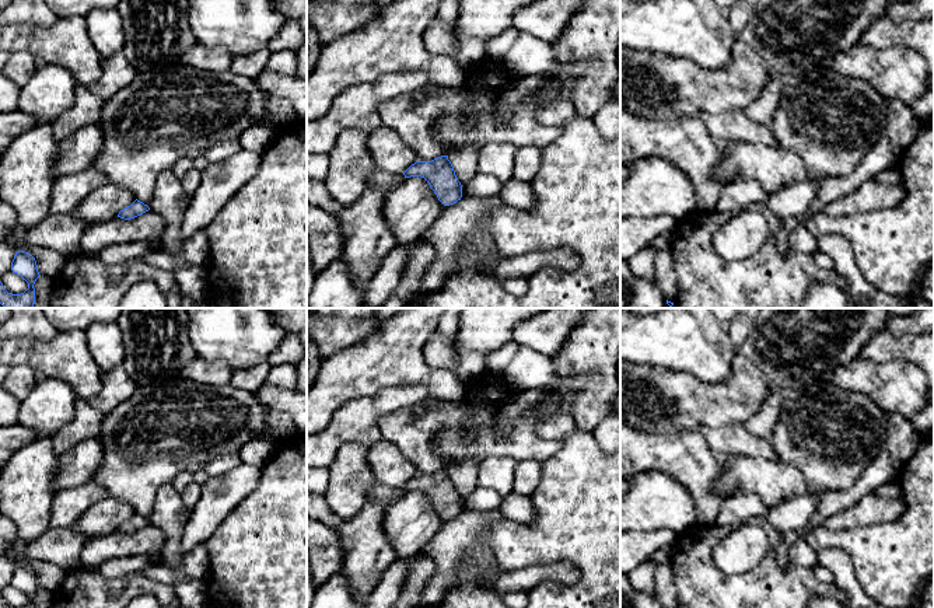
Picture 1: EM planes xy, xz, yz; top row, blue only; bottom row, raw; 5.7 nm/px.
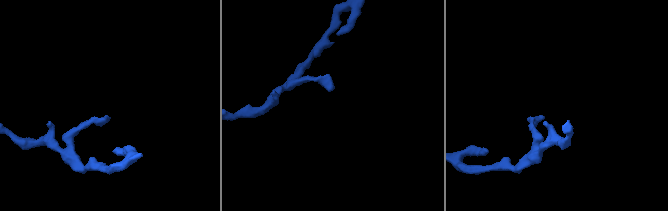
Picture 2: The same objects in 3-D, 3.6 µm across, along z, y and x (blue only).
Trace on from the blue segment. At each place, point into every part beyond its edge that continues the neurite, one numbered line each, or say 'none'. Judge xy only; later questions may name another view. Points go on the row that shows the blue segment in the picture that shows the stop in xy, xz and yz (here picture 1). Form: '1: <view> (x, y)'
none

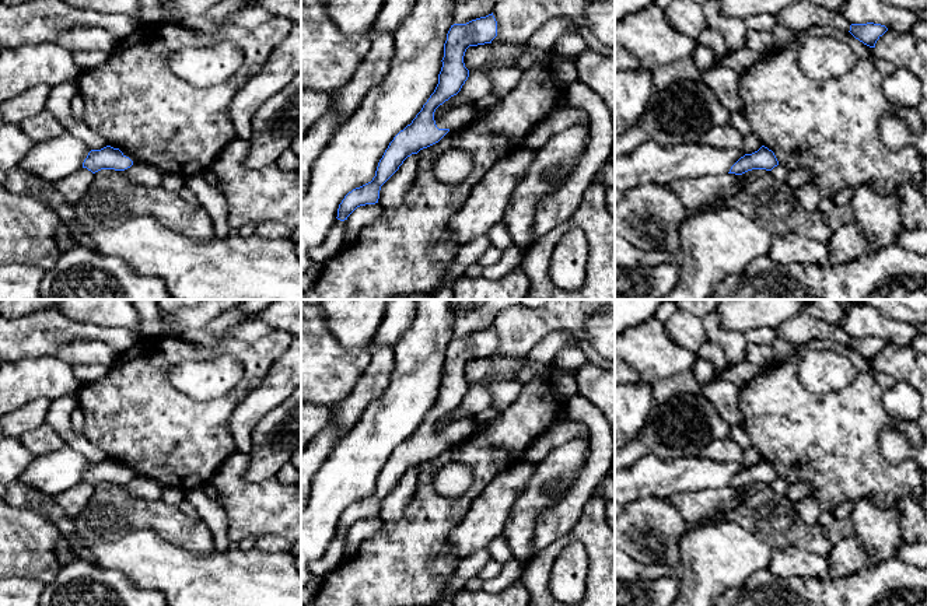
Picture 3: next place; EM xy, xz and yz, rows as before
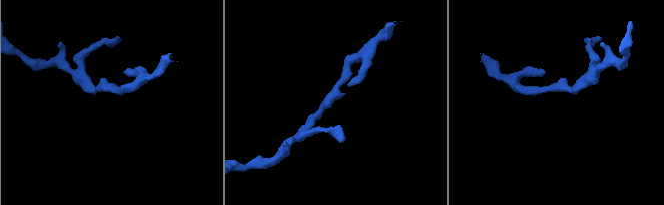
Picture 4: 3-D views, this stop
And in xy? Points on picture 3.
none

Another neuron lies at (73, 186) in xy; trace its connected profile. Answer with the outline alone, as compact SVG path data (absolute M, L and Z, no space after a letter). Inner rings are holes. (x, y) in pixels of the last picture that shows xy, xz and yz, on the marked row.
M81 168L53 183L64 200L74 207L74 204L91 188L92 181L94 174L87 168Z

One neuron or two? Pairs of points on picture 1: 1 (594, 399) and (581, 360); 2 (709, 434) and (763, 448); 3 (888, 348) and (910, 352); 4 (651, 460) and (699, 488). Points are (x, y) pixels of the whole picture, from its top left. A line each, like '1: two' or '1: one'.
1: one
2: one
3: one
4: one

